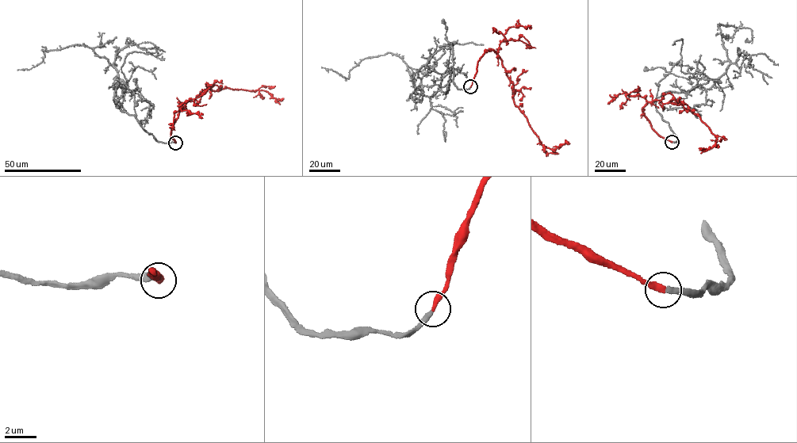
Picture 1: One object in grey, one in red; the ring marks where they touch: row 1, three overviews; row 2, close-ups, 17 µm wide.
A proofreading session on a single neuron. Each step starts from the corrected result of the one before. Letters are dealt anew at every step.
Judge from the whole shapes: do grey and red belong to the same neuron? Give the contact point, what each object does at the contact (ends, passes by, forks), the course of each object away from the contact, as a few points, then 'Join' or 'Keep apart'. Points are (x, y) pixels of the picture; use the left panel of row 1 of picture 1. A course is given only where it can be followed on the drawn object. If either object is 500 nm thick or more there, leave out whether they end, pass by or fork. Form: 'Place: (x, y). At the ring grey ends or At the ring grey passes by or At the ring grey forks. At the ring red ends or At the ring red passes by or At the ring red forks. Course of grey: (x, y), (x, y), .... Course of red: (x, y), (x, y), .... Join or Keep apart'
Place: (175, 143). At the ring grey ends. At the ring red ends. Course of grey: (175, 142), (156, 140), (134, 115), (116, 105), (117, 71), (84, 45), (42, 49), (42, 61), (17, 70). Course of red: (175, 142), (171, 131), (179, 112), (208, 87), (216, 91), (228, 88), (262, 90), (276, 99), (283, 98). Join

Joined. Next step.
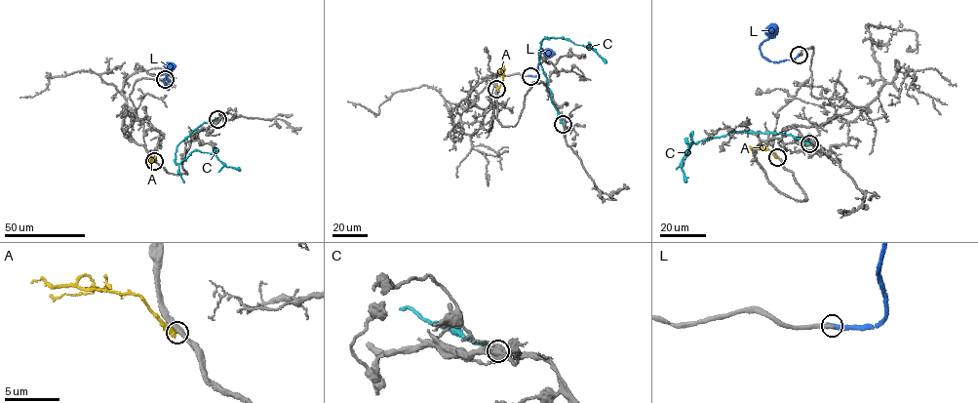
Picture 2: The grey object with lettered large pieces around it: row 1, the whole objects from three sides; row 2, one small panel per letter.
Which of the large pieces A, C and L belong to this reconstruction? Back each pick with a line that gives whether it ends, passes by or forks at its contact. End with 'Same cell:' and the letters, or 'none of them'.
Same cell: none of them

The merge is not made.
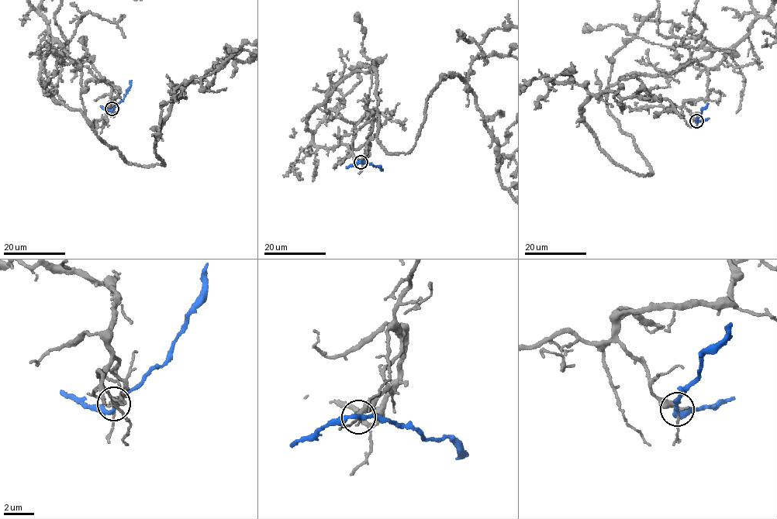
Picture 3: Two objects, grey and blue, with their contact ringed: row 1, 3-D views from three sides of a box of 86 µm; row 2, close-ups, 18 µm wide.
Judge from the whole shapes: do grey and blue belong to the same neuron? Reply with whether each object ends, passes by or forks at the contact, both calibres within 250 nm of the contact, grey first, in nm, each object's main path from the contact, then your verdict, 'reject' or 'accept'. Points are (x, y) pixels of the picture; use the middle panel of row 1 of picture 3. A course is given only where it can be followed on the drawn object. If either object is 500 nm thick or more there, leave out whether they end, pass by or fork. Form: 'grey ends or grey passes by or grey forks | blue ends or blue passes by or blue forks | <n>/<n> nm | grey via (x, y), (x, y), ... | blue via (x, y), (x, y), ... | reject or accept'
grey passes by | blue passes by | 280/240 nm | blue via (360, 162), (382, 170) | reject

